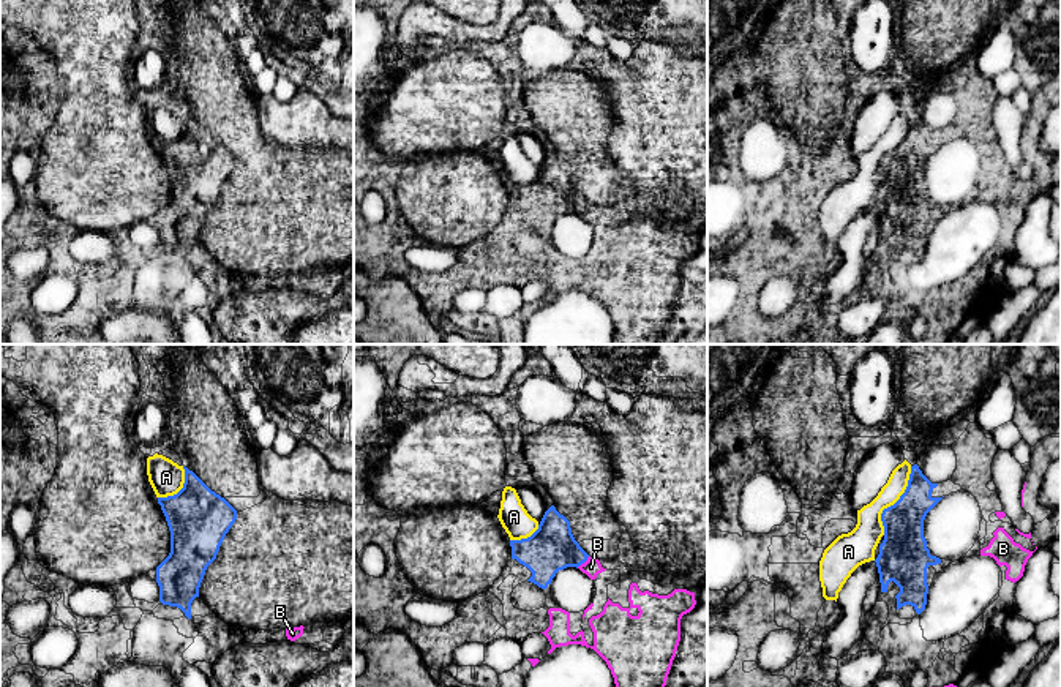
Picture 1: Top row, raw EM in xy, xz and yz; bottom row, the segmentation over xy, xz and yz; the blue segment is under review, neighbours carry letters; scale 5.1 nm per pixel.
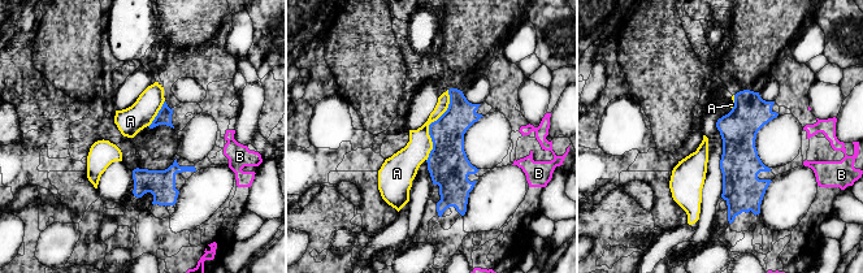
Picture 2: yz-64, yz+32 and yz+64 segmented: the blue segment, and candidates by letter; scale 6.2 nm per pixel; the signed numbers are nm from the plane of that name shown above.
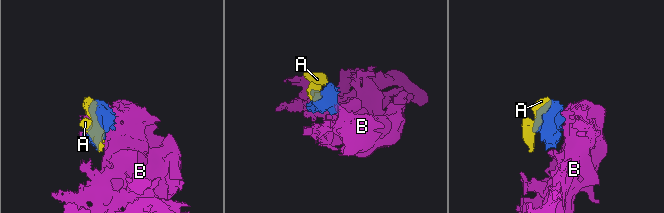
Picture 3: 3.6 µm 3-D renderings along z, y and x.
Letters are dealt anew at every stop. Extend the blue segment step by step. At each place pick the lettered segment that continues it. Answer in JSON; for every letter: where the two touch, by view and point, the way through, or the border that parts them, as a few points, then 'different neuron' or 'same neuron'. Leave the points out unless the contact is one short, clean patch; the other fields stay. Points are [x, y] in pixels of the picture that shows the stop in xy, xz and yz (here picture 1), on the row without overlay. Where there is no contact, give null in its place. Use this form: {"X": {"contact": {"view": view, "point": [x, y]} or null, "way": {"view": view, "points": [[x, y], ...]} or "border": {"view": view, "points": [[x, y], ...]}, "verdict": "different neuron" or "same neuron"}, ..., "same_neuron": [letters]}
{"A": {"contact": {"view": "yz", "point": [896, 149]}, "border": {"view": "yz", "points": [[911, 112], [905, 138], [881, 160], [883, 180]]}, "verdict": "different neuron"}, "B": {"contact": {"view": "xz", "point": [583, 209]}, "verdict": "same neuron"}, "same_neuron": ["B"]}

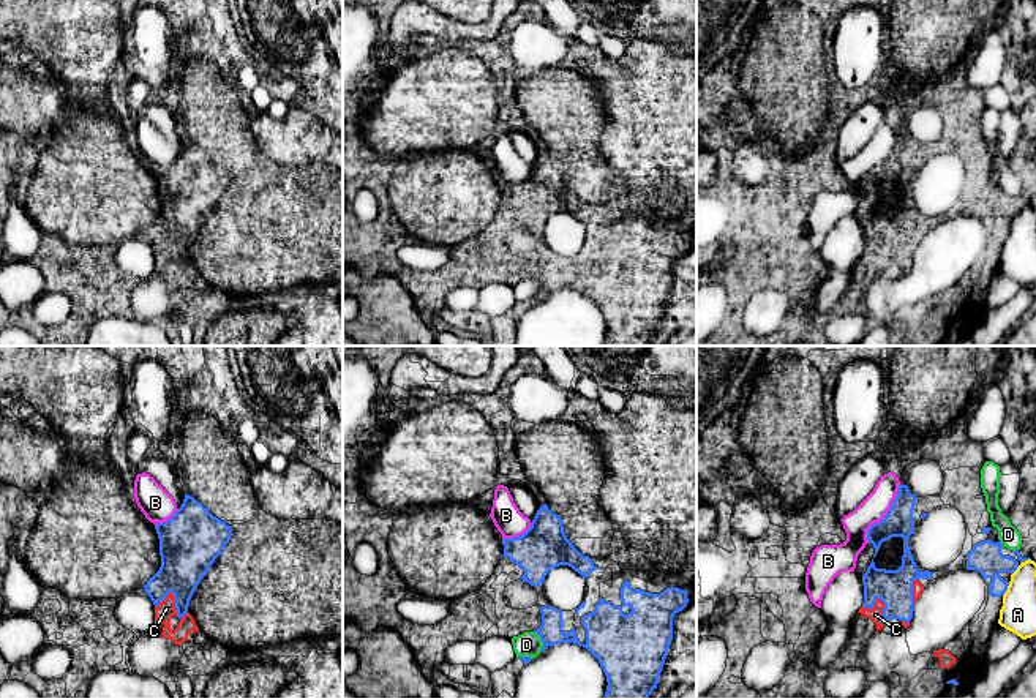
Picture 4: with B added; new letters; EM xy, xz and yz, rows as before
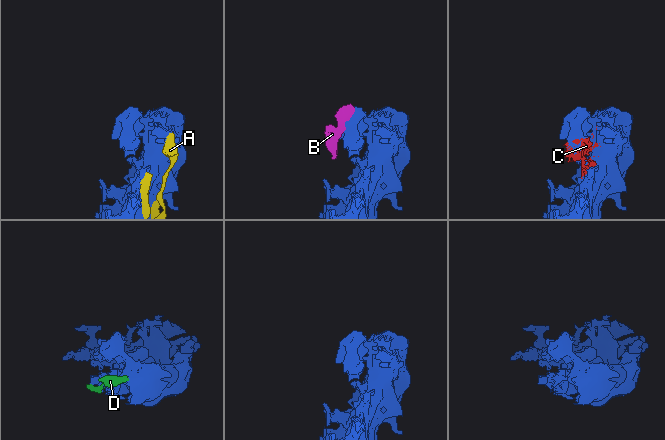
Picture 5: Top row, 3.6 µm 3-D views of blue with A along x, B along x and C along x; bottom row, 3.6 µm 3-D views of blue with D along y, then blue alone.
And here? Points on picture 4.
{"A": {"contact": {"view": "yz", "point": [1017, 212]}, "verdict": "different neuron"}, "B": {"contact": {"view": "yz", "point": [885, 161]}, "border": {"view": "yz", "points": [[900, 130], [888, 158], [869, 174], [867, 188]]}, "verdict": "different neuron"}, "C": {"contact": {"view": "yz", "point": [880, 245]}, "verdict": "same neuron"}, "D": {"contact": {"view": "xz", "point": [542, 288]}, "verdict": "different neuron"}, "same_neuron": ["C"]}

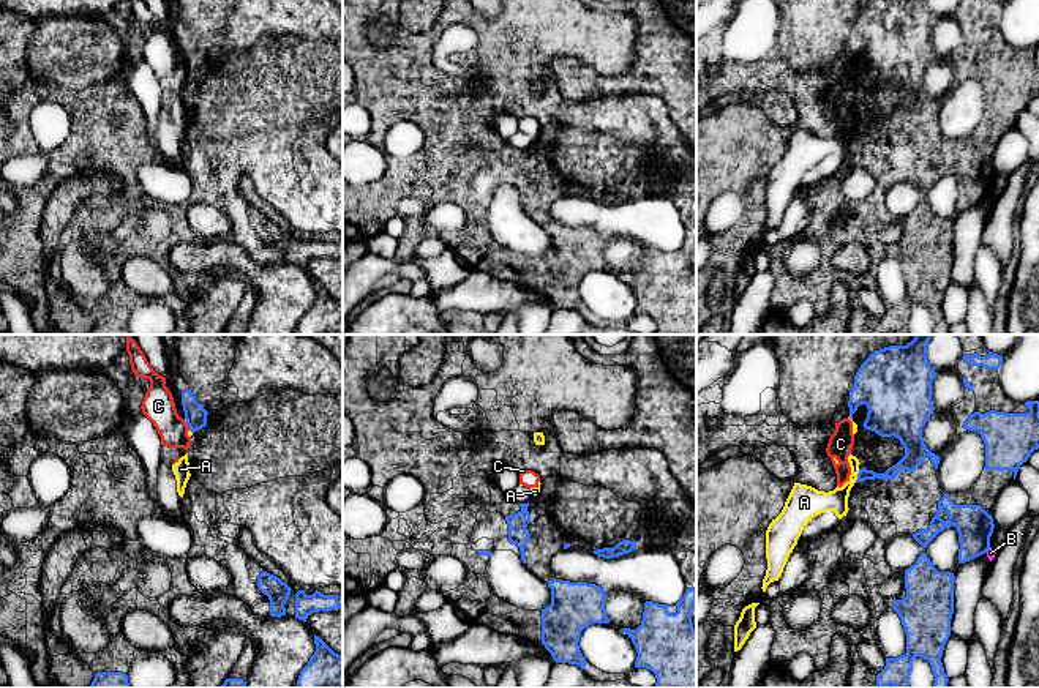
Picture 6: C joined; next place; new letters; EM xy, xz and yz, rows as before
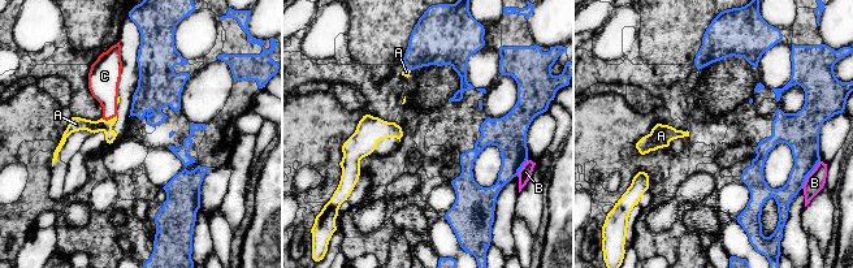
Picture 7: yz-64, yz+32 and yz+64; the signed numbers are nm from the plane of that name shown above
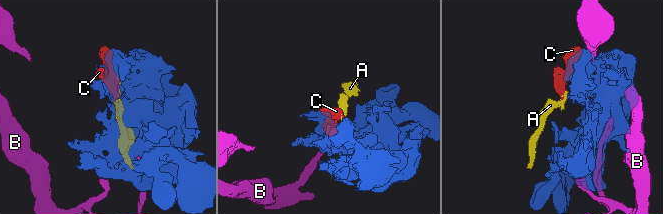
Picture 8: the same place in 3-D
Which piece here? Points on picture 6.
{"A": {"contact": {"view": "yz", "point": [858, 122]}, "border": {"view": "yz", "points": [[859, 115], [855, 128]]}, "verdict": "different neuron"}, "B": {"contact": {"view": "yz", "point": [987, 196]}, "verdict": "different neuron"}, "C": {"contact": {"view": "xy", "point": [188, 73]}, "border": {"view": "xy", "points": [[185, 68], [190, 76]]}, "verdict": "different neuron"}, "same_neuron": []}

